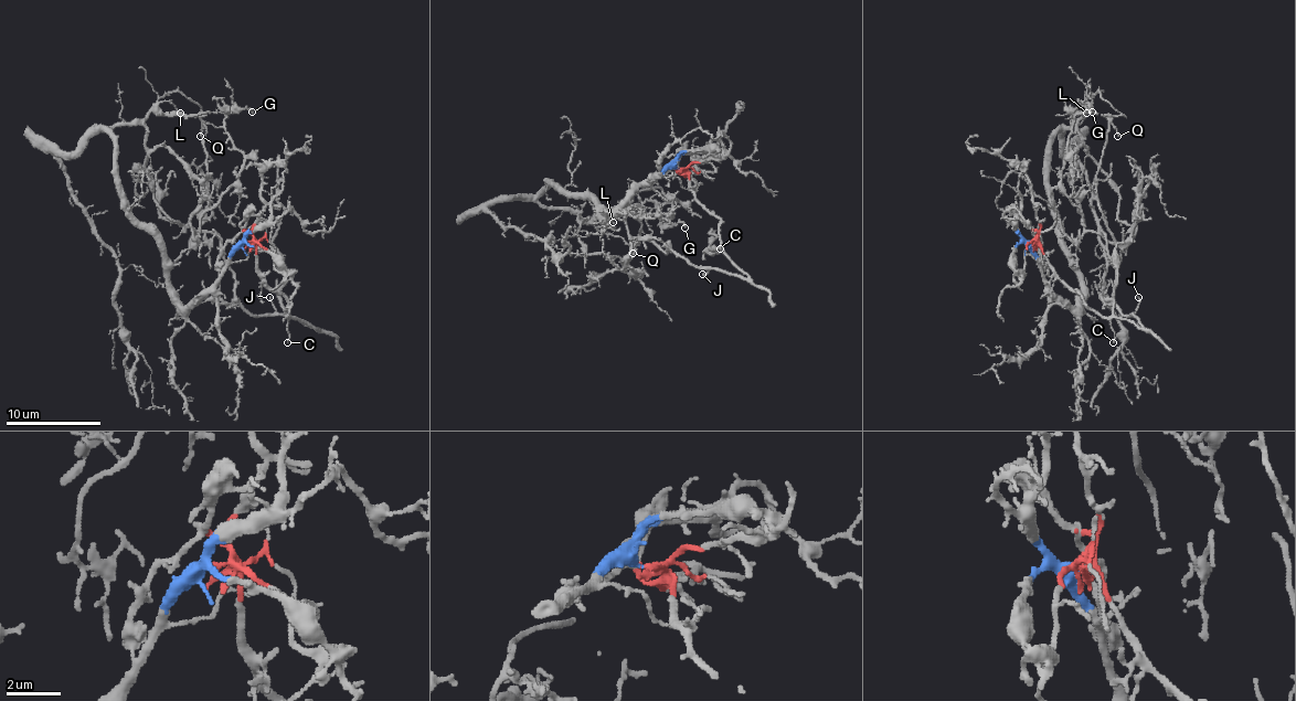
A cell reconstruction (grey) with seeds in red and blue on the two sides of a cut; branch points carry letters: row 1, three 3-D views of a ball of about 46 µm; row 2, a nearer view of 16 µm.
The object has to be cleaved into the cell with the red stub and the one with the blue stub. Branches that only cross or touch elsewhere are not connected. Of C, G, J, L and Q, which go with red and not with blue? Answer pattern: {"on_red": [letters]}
{"on_red": ["C", "G", "J", "Q"]}

